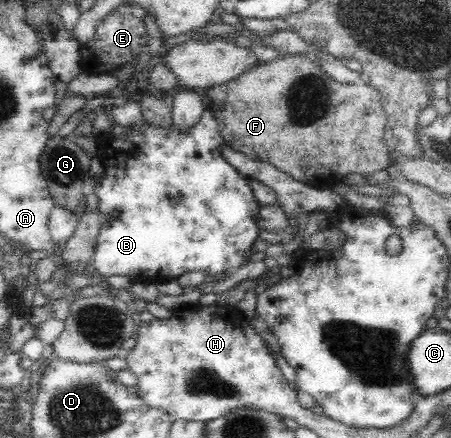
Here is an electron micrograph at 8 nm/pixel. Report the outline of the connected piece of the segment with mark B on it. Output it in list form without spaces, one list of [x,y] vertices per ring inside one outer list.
[[[206,107],[203,115],[197,120],[196,124],[193,124],[188,128],[178,128],[173,123],[172,126],[164,127],[159,124],[152,124],[146,119],[140,124],[133,124],[127,126],[128,129],[122,133],[122,138],[117,141],[117,137],[114,133],[106,133],[93,135],[96,141],[99,141],[103,156],[101,157],[104,172],[100,176],[100,181],[94,183],[88,182],[88,190],[93,191],[98,196],[97,210],[100,214],[107,217],[111,212],[119,210],[119,218],[109,221],[105,219],[101,224],[99,230],[99,237],[95,247],[95,254],[93,257],[93,264],[102,276],[122,276],[133,277],[135,280],[143,280],[149,282],[158,282],[172,280],[182,274],[188,272],[197,271],[204,274],[204,279],[216,279],[216,277],[222,277],[222,279],[228,279],[232,273],[237,269],[240,269],[242,265],[246,265],[252,257],[252,245],[254,241],[260,238],[260,210],[262,205],[256,194],[253,192],[250,185],[250,178],[246,175],[242,175],[236,167],[228,163],[228,160],[224,158],[224,149],[227,148],[223,137],[219,134],[217,126],[217,120],[213,115],[213,112]]]

